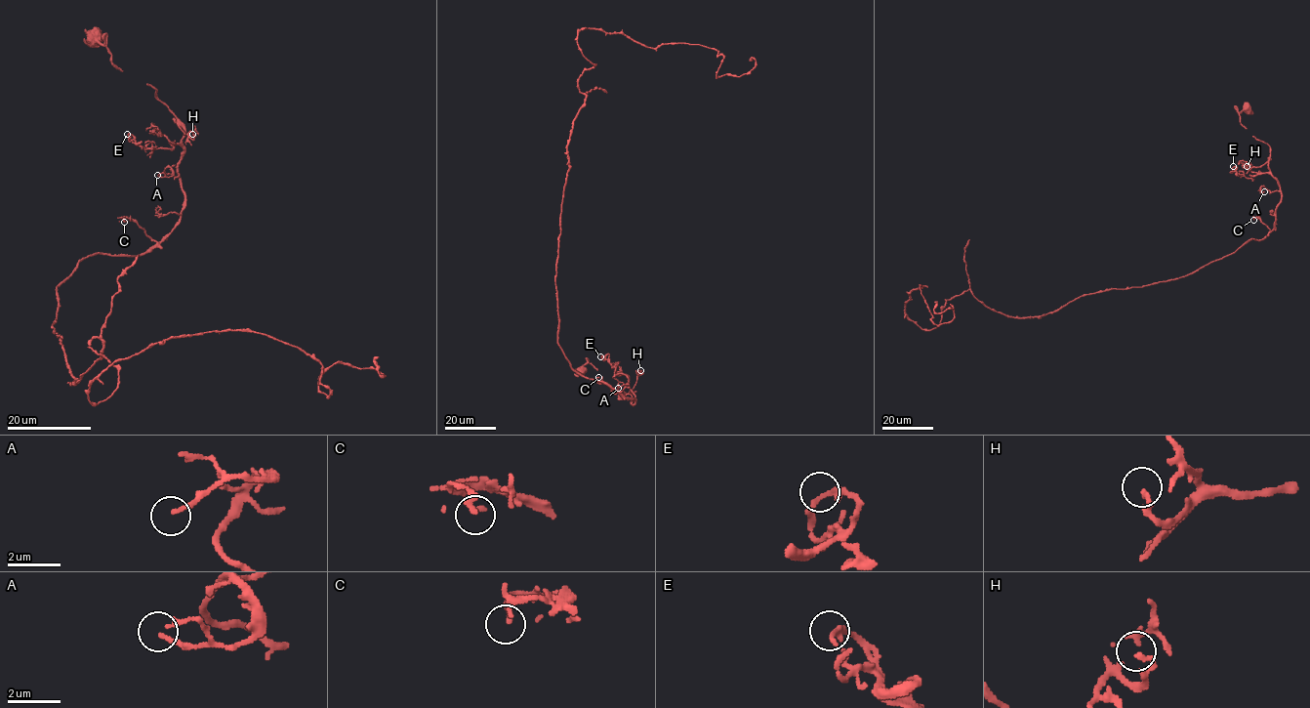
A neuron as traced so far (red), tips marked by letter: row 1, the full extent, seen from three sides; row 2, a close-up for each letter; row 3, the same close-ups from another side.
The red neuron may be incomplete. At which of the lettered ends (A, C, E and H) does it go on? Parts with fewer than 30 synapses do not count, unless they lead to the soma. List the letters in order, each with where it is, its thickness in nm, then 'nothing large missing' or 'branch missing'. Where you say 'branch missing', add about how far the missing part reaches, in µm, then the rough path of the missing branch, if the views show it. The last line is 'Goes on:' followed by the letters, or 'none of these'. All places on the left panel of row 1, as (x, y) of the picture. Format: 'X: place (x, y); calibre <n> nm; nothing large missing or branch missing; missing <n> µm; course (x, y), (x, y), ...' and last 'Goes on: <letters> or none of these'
A: place (157, 175); calibre 150 nm; nothing large missing
C: place (124, 222); calibre 240 nm; nothing large missing
E: place (127, 134); calibre 240 nm; nothing large missing
H: place (192, 134); calibre 180 nm; nothing large missing
Goes on: none of these

